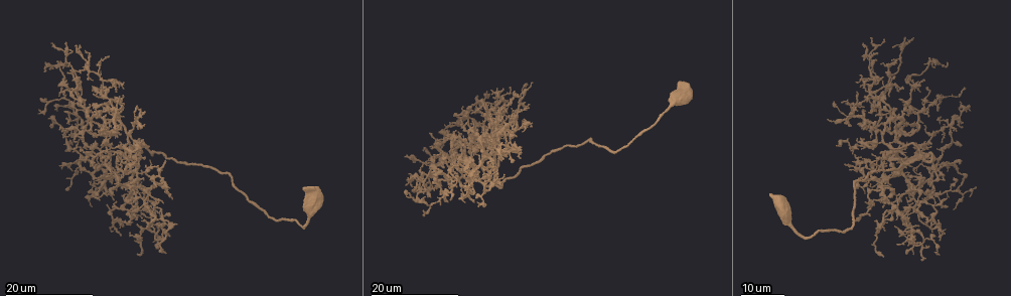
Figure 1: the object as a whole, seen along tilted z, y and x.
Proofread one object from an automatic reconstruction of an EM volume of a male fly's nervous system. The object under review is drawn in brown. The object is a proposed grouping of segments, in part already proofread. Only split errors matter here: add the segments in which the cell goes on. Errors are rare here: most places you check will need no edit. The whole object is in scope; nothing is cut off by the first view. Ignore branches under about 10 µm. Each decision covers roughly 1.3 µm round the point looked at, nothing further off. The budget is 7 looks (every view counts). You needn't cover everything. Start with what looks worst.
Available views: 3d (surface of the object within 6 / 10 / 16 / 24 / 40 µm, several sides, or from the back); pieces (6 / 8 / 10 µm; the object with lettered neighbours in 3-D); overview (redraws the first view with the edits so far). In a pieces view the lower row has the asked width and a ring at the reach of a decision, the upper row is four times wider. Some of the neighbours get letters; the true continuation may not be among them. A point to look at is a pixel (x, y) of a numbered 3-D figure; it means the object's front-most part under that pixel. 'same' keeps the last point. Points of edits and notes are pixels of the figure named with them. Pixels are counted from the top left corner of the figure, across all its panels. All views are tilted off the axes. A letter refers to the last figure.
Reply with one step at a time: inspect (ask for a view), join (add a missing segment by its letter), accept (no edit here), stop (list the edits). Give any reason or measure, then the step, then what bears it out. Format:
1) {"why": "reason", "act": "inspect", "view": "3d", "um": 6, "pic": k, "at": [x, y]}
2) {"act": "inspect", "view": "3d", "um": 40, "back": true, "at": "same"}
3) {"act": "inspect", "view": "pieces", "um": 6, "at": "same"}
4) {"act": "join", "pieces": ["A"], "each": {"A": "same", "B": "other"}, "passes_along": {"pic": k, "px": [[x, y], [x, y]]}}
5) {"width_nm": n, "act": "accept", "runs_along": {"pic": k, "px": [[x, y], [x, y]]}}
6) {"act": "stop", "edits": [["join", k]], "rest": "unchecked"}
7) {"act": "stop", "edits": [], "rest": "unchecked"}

{"why": "end of a long branch", "act": "inspect", "view": "3d", "um": 16, "pic": 1, "at": [422, 150]}

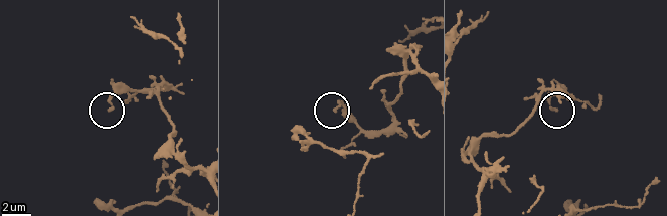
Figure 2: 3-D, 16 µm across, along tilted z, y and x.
{"act": "inspect", "view": "3d", "um": 10, "pic": 2, "at": [335, 109]}

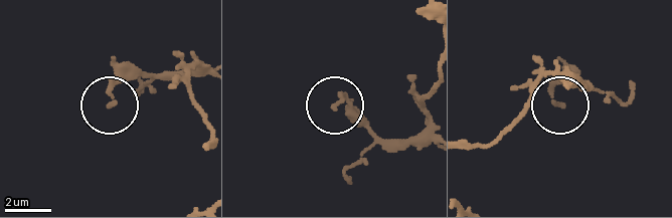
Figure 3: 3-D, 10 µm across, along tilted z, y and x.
{"act": "inspect", "view": "pieces", "um": 8, "pic": 3, "at": [559, 105]}

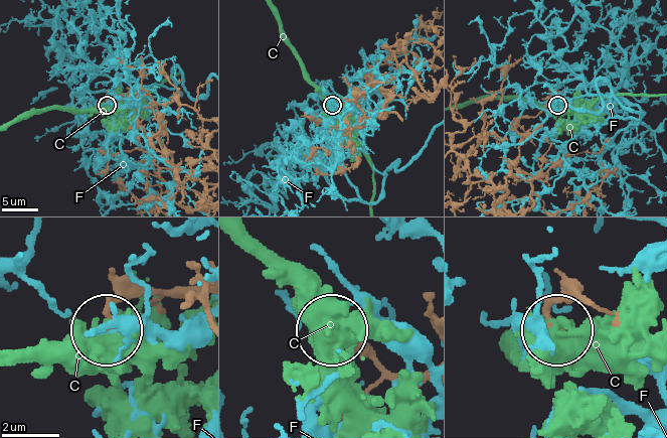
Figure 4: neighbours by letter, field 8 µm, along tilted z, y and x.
{"width_nm": 150, "act": "accept", "each": {"C": "other", "F": "other"}, "found": "none of them fits"}

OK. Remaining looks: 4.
{"why": "free end", "act": "inspect", "view": "3d", "um": 16, "pic": 1, "at": [110, 57]}

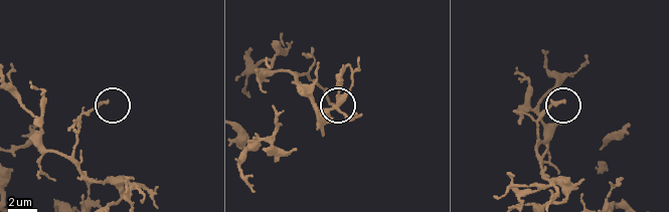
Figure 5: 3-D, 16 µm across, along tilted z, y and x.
{"act": "inspect", "view": "pieces", "um": 8, "pic": 5, "at": [103, 101]}

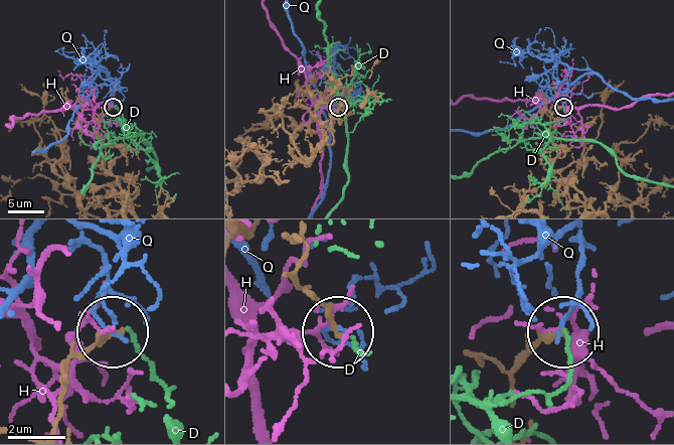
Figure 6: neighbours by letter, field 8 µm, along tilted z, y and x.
{"act": "accept", "each": {"D": "other", "H": "other", "Q": "other"}, "found": "no lettered segment goes on from it"}

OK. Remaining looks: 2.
{"why": "an open end", "act": "inspect", "view": "3d", "um": 16, "pic": 1, "at": [927, 88]}

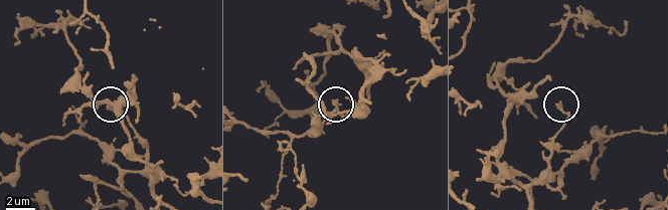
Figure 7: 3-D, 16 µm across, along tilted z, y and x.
{"act": "inspect", "view": "pieces", "um": 6, "pic": 7, "at": [558, 102]}

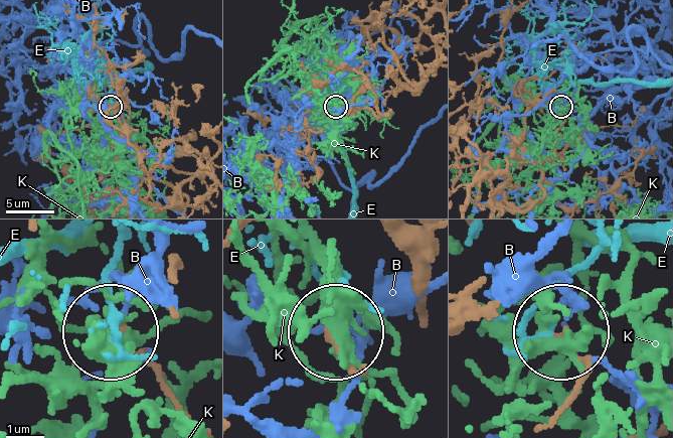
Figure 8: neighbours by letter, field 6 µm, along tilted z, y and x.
{"act": "accept", "each": {"B": "other", "E": "other", "K": "other"}, "found": "no lettered segment goes on from it"}

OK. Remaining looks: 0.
{"act": "stop", "edits": [], "rest": "unchecked"}

